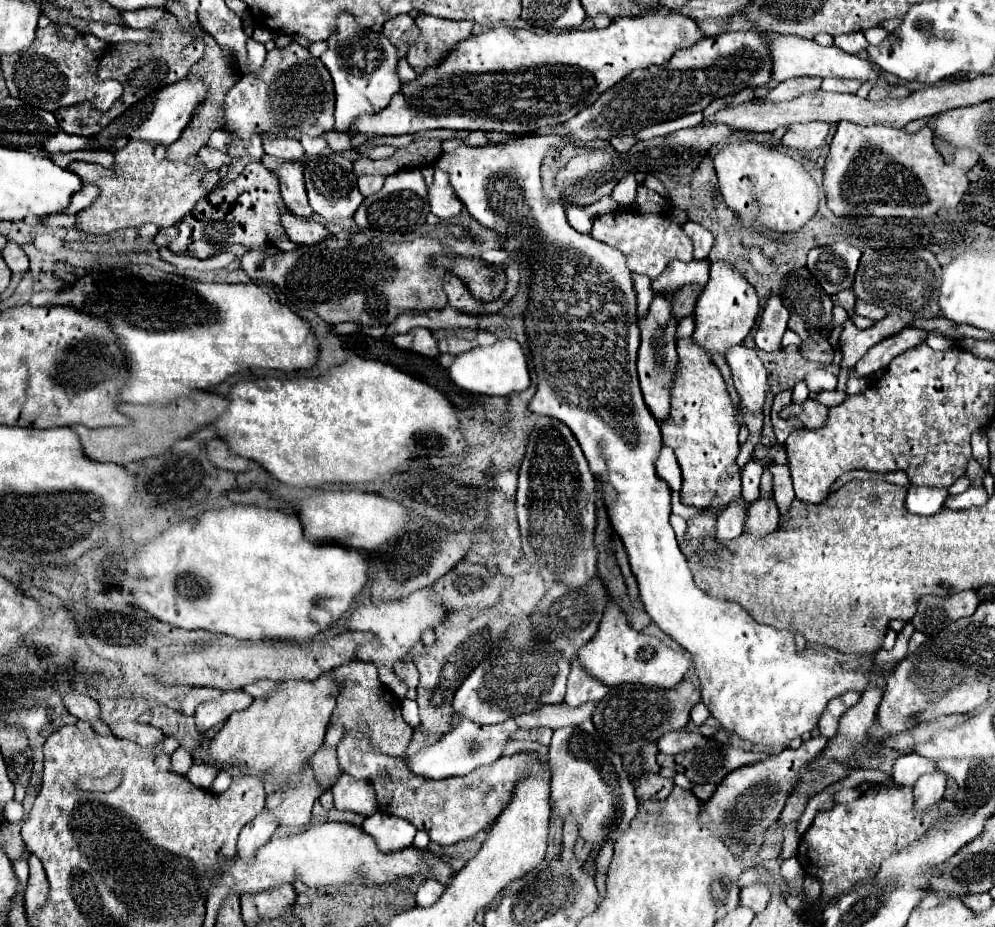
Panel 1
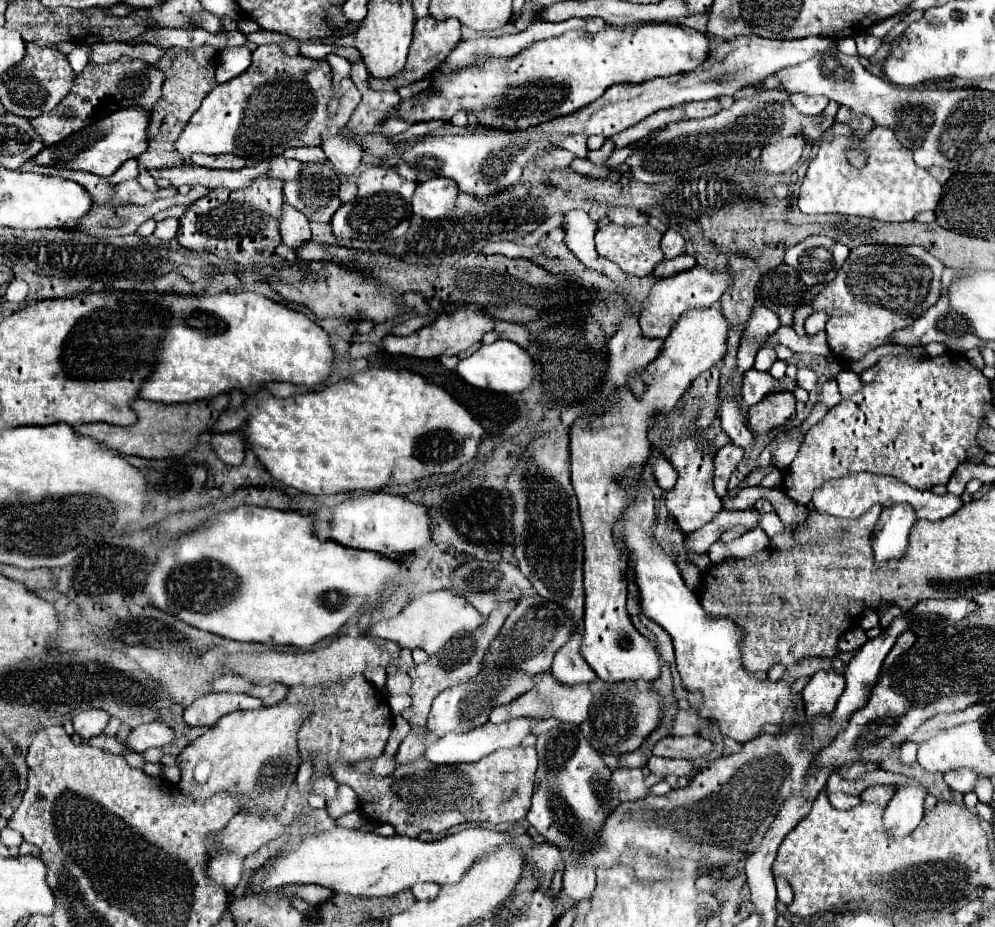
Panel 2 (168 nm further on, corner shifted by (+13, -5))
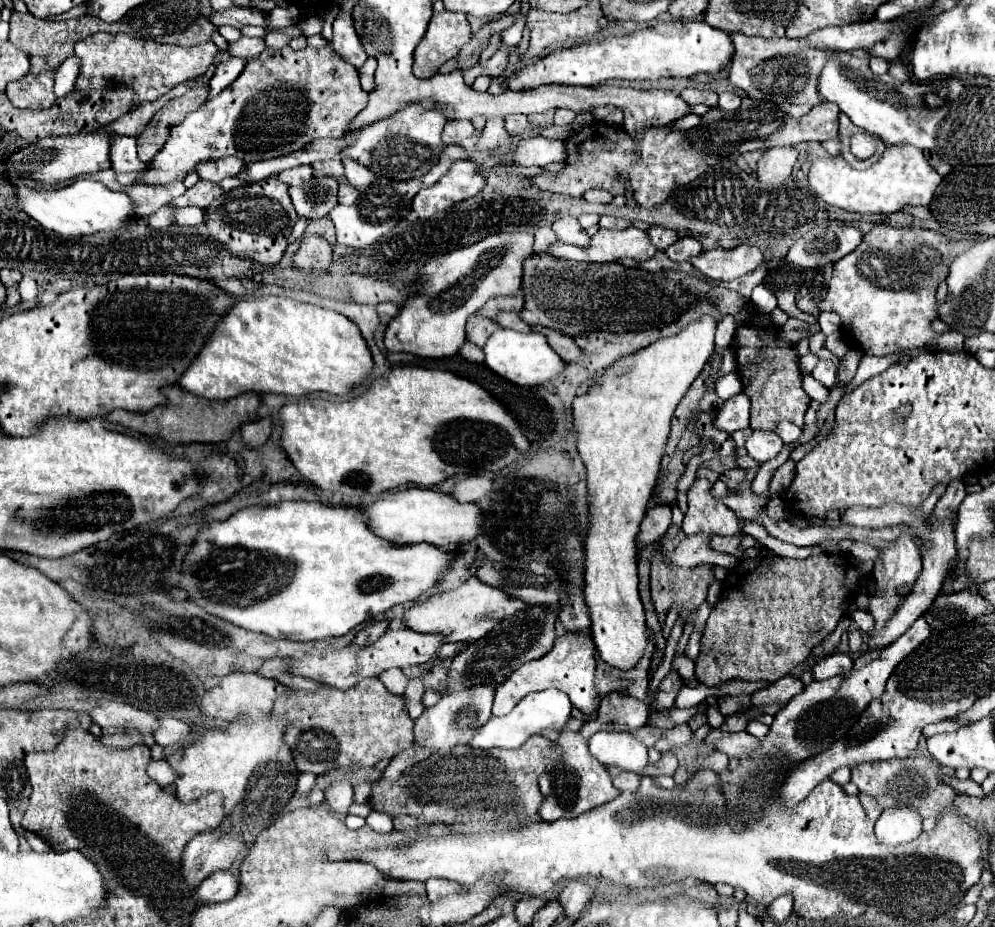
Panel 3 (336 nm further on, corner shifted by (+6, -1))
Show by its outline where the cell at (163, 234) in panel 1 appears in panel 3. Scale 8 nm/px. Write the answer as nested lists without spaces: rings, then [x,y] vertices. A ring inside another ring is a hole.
[[[196,206],[178,208],[174,212],[172,222],[174,224],[180,224],[180,226],[198,226],[198,224],[204,222],[204,210],[202,208],[196,208]]]

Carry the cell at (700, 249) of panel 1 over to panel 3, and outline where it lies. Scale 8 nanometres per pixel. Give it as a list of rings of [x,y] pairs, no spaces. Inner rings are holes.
[[[652,226],[648,230],[648,236],[652,240],[652,244],[658,248],[658,250],[666,250],[668,246],[672,246],[674,242],[678,242],[678,234],[670,228],[662,228],[662,226]]]

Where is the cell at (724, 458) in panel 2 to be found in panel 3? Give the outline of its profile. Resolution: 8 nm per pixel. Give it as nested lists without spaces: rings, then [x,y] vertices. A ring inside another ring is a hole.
[[[736,448],[734,458],[736,458],[736,466],[738,466],[738,468],[750,470],[750,468],[754,468],[754,466],[756,466],[756,462],[754,462],[754,460],[750,460],[750,456],[746,456],[746,450],[744,450],[744,448]]]

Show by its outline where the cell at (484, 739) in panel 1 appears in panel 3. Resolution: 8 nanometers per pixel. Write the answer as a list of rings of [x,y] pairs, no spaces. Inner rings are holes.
[[[542,690],[534,692],[532,696],[526,696],[526,700],[520,700],[516,708],[502,716],[496,718],[492,716],[470,740],[472,748],[482,748],[482,750],[492,750],[492,748],[520,748],[530,736],[540,734],[542,730],[560,730],[568,720],[570,720],[570,698],[560,692],[560,690]]]

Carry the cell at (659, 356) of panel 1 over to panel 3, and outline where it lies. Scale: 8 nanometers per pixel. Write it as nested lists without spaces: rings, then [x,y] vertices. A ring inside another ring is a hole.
[[[742,244],[732,250],[704,250],[700,256],[690,258],[690,264],[712,282],[730,282],[758,268],[762,260],[764,256],[756,246]]]

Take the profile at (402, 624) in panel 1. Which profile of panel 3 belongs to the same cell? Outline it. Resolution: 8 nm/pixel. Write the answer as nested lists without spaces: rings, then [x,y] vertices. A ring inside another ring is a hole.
[[[472,576],[464,584],[460,584],[456,590],[440,592],[440,594],[430,596],[424,602],[416,602],[412,608],[404,612],[402,622],[406,628],[420,632],[420,634],[440,634],[444,638],[444,644],[472,642],[472,640],[482,638],[498,622],[514,616],[514,612],[522,608],[526,608],[526,604],[518,600],[510,600],[504,592],[498,592],[496,588],[488,588],[476,576]]]

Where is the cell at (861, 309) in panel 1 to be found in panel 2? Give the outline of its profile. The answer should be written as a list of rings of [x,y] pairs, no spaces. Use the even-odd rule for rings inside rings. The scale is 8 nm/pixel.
[[[813,312],[813,314],[807,318],[807,322],[805,322],[807,334],[817,334],[819,330],[824,329],[827,318],[829,318],[829,316],[827,316],[825,312]]]

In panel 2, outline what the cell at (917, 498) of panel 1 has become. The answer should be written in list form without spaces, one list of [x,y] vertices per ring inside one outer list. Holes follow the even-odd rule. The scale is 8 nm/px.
[[[909,504],[889,506],[881,512],[875,530],[871,534],[875,564],[881,566],[889,560],[899,560],[905,554],[913,524],[915,524],[915,512]]]

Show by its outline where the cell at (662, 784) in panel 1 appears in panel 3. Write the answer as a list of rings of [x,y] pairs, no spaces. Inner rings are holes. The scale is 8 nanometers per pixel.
[[[622,772],[614,778],[614,786],[624,792],[624,790],[636,790],[640,786],[640,776],[638,774],[630,774],[630,772]]]

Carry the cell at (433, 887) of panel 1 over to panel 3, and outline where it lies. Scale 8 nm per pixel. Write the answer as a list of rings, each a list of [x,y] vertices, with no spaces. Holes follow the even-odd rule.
[[[430,878],[426,882],[426,890],[428,890],[428,900],[430,902],[436,902],[438,898],[442,896],[448,896],[448,894],[454,894],[460,890],[458,884],[450,882],[450,880],[440,880],[440,878]]]

